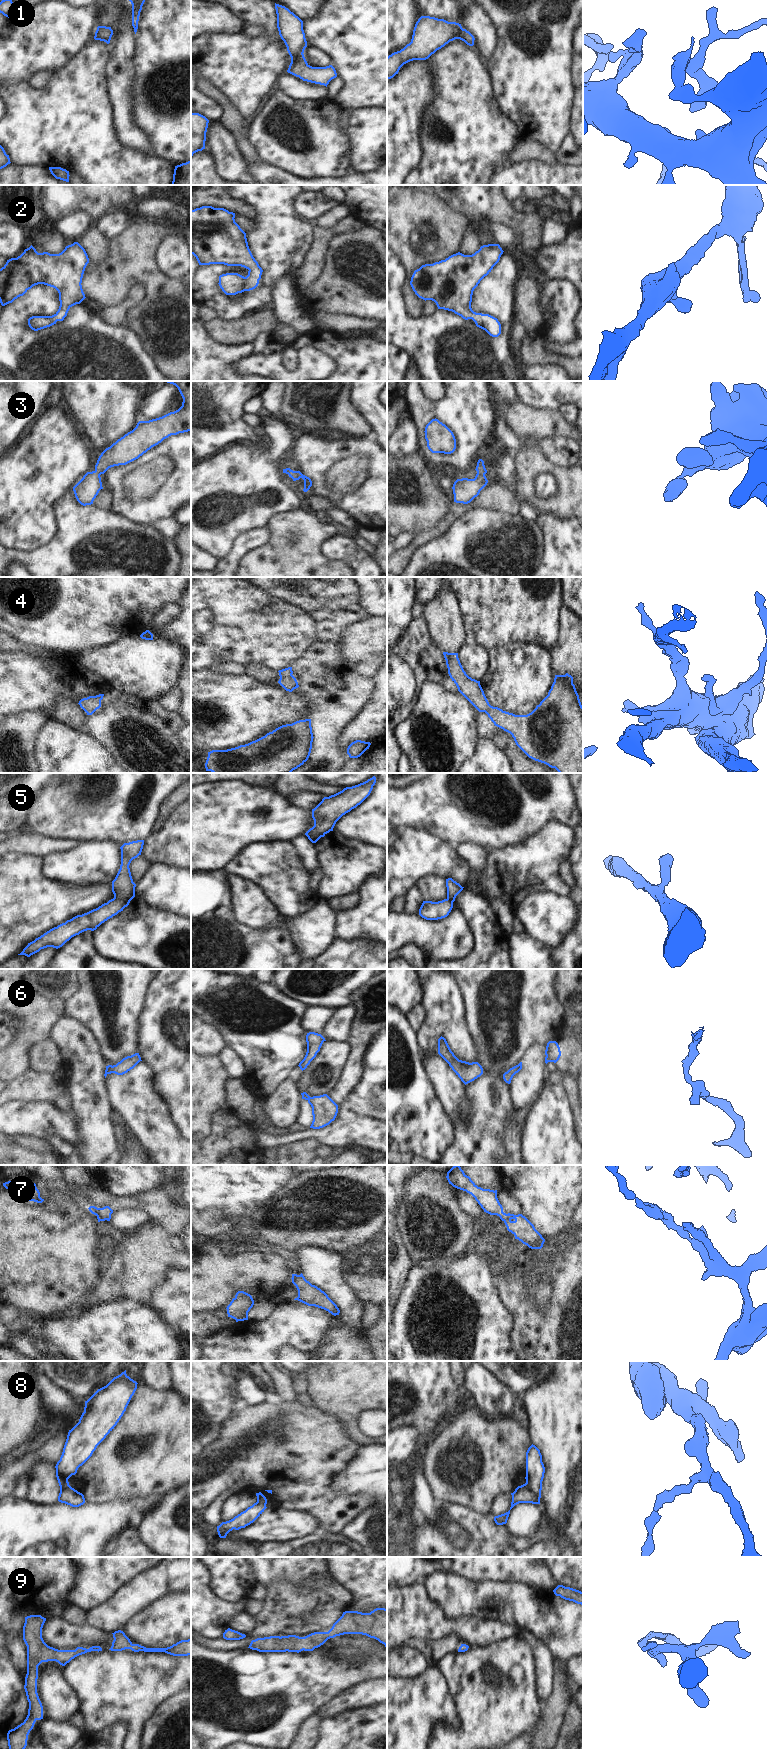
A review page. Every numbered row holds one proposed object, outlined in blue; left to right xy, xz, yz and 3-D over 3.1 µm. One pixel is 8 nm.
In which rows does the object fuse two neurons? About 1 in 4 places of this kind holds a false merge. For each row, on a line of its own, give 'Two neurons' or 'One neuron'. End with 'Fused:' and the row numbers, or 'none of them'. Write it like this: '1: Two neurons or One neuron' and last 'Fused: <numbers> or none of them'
1: One neuron
2: One neuron
3: One neuron
4: One neuron
5: Two neurons
6: One neuron
7: One neuron
8: Two neurons
9: One neuron
Fused: 5, 8.

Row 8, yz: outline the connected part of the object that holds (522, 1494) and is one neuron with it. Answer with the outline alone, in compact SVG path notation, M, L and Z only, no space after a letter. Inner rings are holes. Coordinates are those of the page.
M525 1483L521 1486L518 1486L512 1495L512 1502L510 1510L519 1503L532 1503L532 1504L540 1504L540 1498L538 1495L529 1489L528 1484ZM510 1510L504 1514L498 1515L494 1517L494 1521L497 1525L503 1525L507 1523Z

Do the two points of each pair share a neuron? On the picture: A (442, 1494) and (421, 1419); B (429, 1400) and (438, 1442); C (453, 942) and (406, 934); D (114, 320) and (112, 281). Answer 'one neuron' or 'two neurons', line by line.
A: two neurons
B: two neurons
C: one neuron
D: two neurons

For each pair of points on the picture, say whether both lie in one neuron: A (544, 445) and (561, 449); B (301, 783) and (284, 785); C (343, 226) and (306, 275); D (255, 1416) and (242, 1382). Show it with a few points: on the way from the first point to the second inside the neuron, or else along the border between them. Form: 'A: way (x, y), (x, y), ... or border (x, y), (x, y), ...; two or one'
A: way (548, 445), (557, 449); one
B: way (297, 783), (288, 783); one
C: way (330, 234), (320, 244), (314, 262); one
D: border (265, 1400), (254, 1405), (238, 1406), (236, 1408); two

